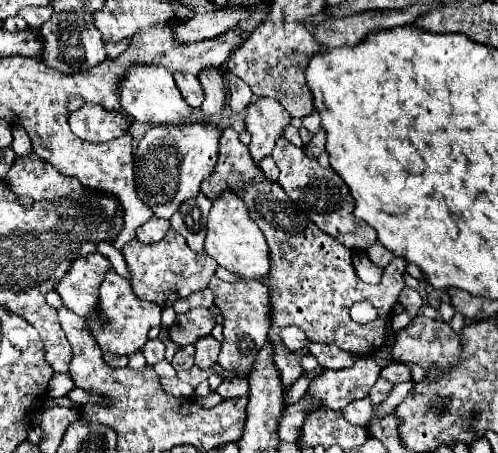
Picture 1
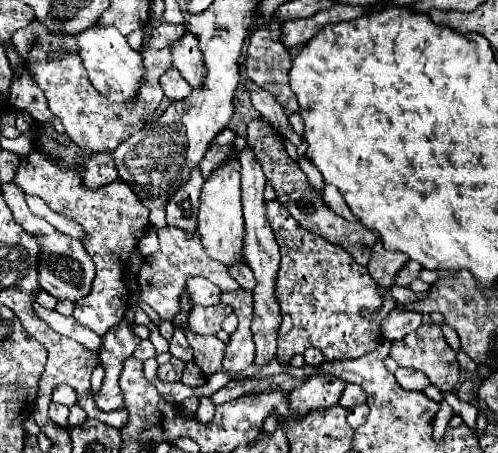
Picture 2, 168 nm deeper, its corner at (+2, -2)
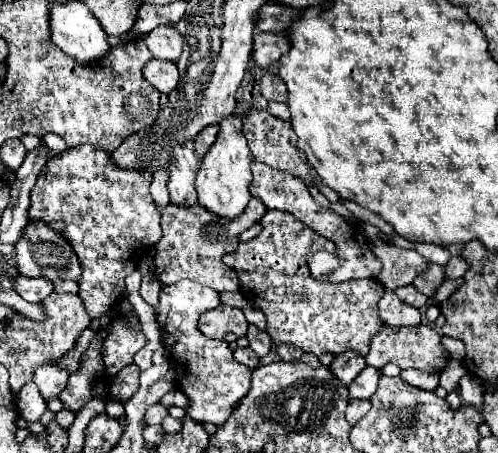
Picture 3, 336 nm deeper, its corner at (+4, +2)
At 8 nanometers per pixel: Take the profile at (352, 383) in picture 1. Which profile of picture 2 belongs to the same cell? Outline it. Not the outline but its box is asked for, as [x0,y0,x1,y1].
[339,384,367,408]

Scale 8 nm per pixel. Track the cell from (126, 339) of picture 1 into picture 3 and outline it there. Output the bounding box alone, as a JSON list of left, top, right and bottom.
[29,144,161,318]

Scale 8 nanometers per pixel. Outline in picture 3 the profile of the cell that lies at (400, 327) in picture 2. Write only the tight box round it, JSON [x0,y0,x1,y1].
[379,292,421,326]

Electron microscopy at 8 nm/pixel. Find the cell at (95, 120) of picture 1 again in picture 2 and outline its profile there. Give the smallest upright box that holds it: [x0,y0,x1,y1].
[11,22,185,152]

